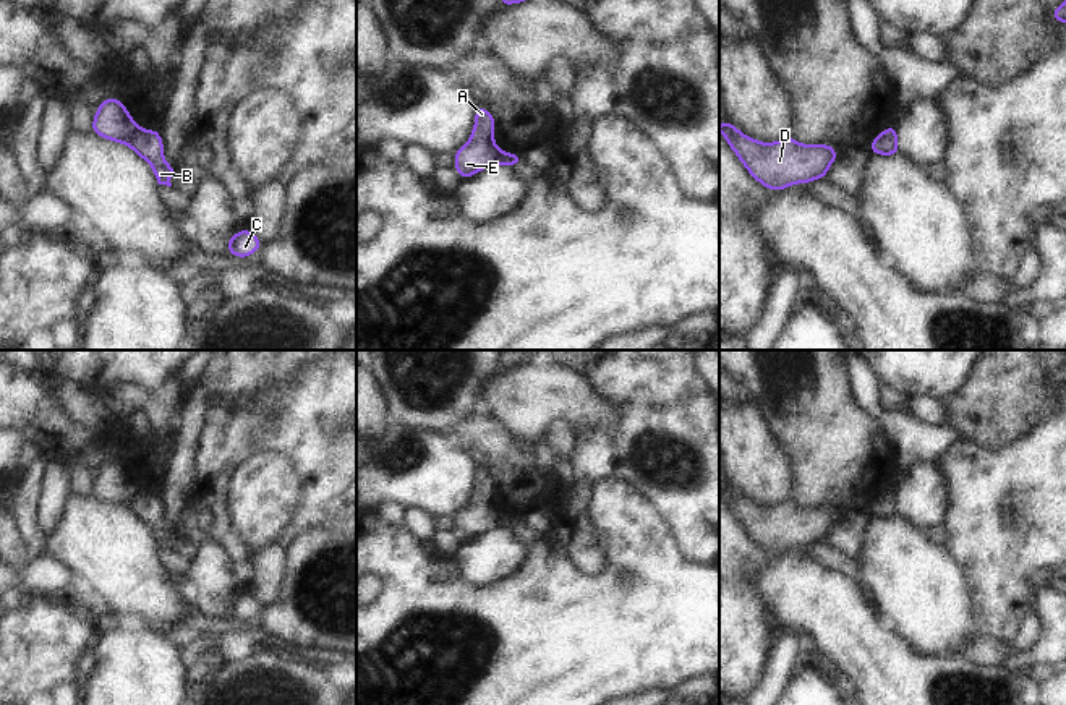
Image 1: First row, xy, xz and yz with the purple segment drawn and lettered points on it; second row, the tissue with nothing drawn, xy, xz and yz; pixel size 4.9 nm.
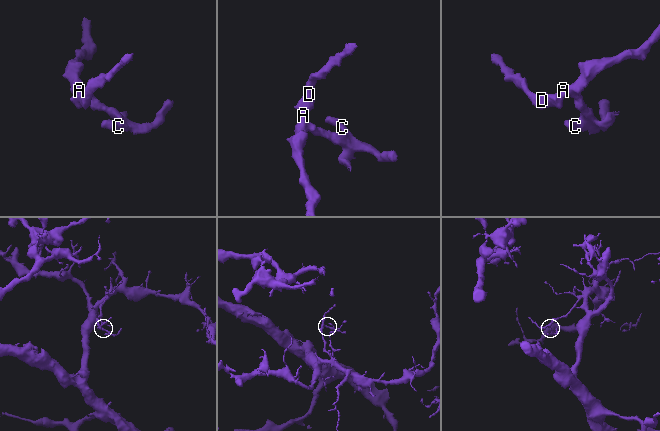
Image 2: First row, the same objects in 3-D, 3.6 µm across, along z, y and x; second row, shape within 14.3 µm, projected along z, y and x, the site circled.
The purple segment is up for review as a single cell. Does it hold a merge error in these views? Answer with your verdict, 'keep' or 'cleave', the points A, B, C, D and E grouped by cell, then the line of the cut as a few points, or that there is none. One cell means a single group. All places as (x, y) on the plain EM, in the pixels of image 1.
cleave; groups A D E / B C; cut xy (138, 491), (127, 506)

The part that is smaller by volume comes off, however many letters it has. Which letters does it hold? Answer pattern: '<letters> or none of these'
B, C

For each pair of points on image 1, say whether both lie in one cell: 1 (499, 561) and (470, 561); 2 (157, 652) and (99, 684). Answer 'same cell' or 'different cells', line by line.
1: same cell
2: same cell

